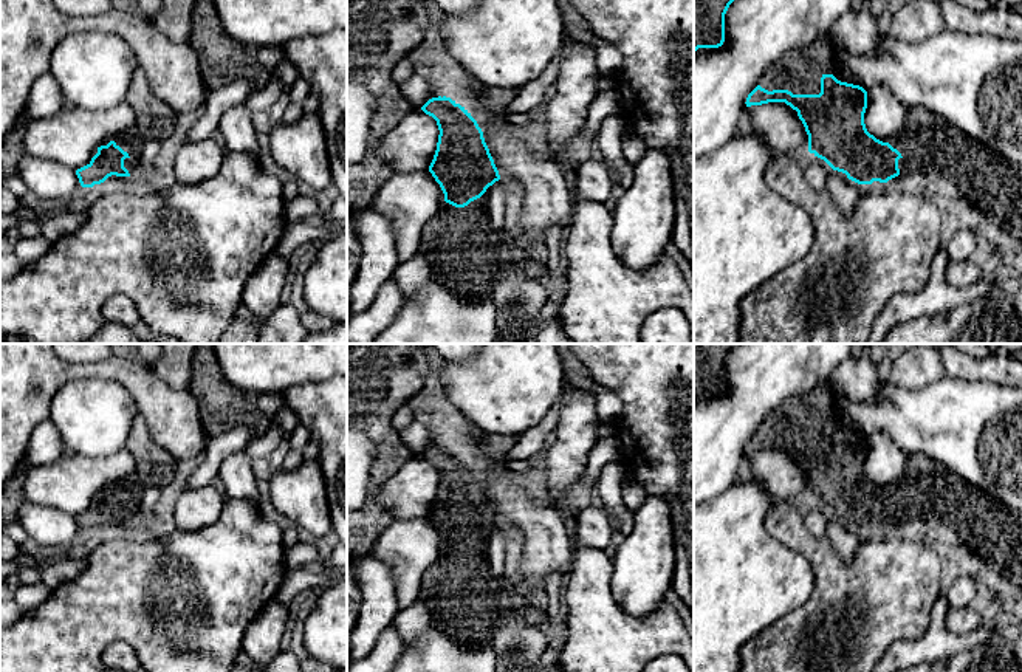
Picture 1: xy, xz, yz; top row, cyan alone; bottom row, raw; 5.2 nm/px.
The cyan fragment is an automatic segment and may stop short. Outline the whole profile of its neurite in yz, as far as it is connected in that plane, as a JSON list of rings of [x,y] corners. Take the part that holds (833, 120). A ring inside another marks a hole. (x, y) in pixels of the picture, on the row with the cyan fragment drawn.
[[[794,53],[780,59],[762,76],[745,104],[746,107],[768,102],[790,105],[805,127],[808,152],[858,184],[887,183],[898,175],[932,177],[946,187],[954,184],[959,197],[982,211],[1005,240],[1022,242],[1022,164],[1010,163],[921,107],[909,108],[903,130],[892,141],[883,142],[870,135],[864,124],[867,91],[859,85],[838,81],[832,73],[833,63],[815,63],[807,56]]]

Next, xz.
[[[446,96],[429,99],[421,110],[437,121],[440,130],[429,172],[440,184],[444,201],[424,225],[418,254],[430,263],[430,279],[449,291],[471,300],[492,297],[506,268],[526,257],[528,243],[517,240],[505,228],[494,229],[489,223],[486,189],[499,181],[500,175],[471,113]]]

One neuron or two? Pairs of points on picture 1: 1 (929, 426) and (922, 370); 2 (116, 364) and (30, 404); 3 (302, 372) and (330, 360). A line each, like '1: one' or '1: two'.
1: two
2: one
3: one

